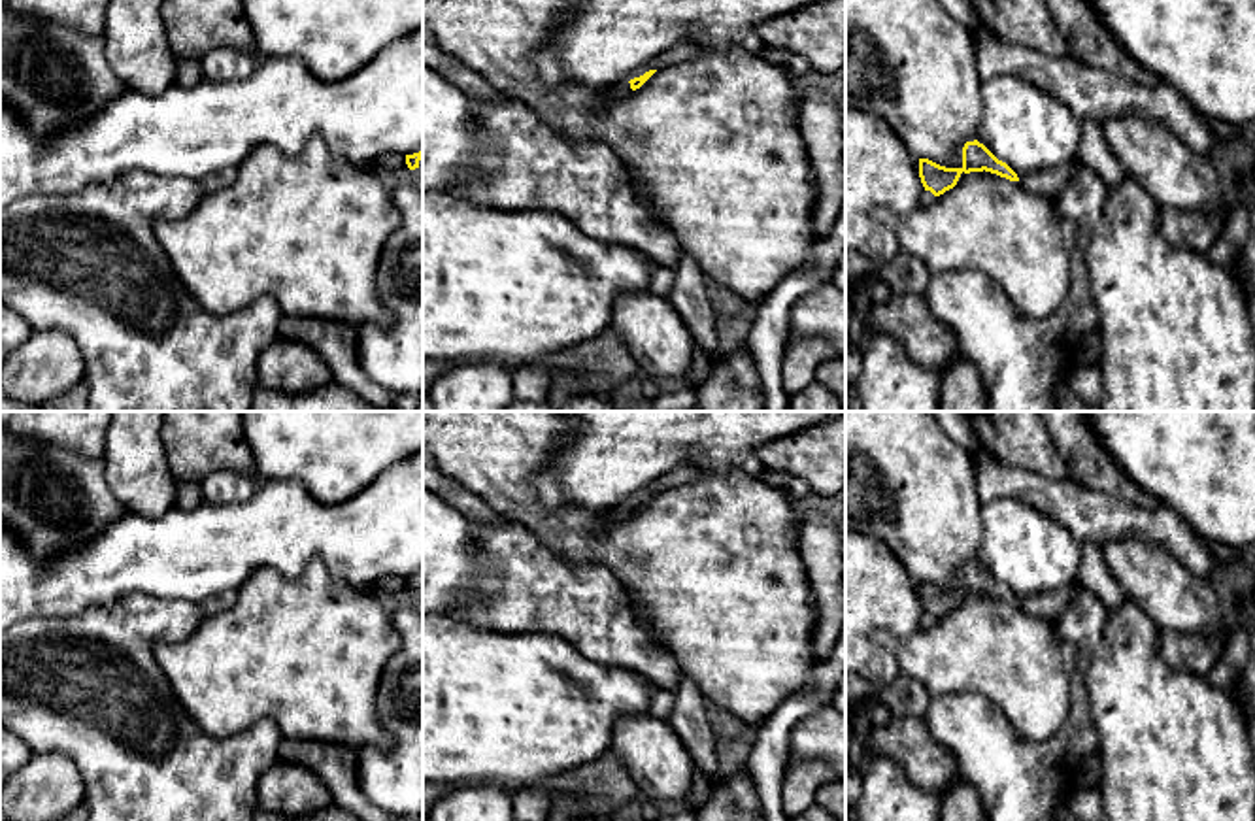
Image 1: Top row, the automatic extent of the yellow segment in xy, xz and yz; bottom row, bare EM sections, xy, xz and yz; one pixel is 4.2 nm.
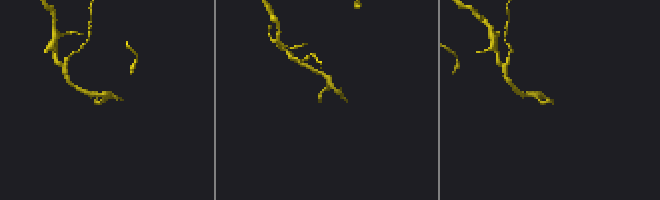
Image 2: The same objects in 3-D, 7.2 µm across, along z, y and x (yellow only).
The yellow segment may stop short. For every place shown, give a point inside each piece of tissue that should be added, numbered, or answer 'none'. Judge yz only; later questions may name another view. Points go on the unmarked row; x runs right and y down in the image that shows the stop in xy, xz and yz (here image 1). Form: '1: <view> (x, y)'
1: yz (1050, 604)

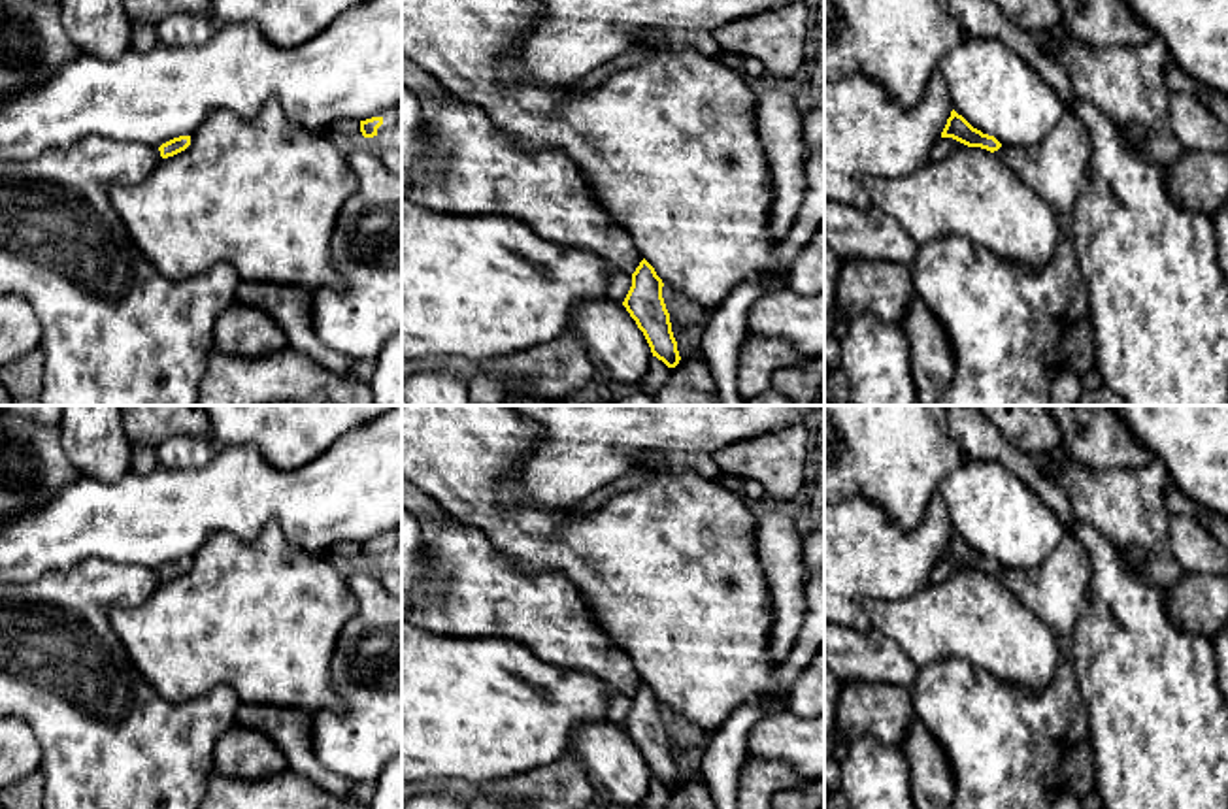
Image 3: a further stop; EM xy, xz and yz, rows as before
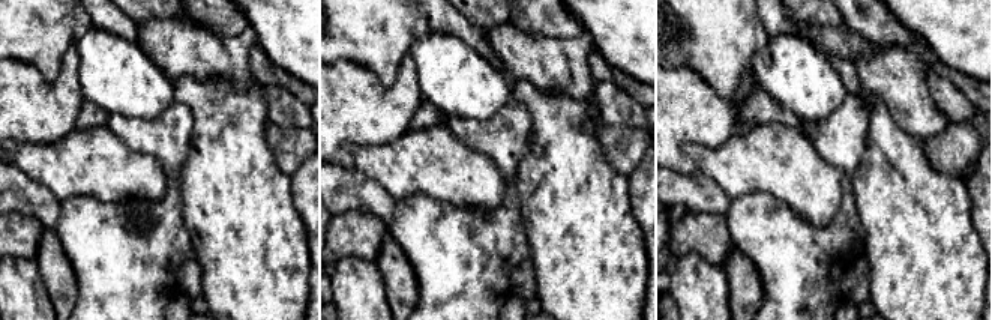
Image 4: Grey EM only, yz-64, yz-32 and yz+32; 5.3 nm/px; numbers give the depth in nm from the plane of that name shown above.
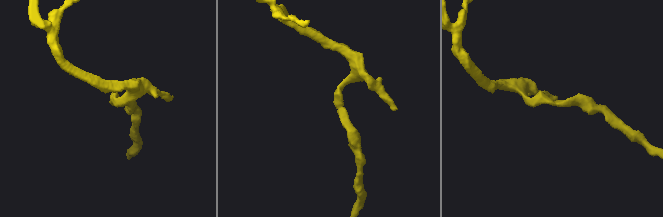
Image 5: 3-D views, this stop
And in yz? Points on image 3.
none

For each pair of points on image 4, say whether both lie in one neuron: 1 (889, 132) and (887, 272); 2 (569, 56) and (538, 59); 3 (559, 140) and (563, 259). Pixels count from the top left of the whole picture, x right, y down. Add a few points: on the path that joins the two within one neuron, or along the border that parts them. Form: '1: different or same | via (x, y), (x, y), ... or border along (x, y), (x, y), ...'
1: same | via (883, 167), (887, 178), (887, 238)
2: same | via (562, 59), (545, 59)
3: same | via (563, 170), (563, 229)

